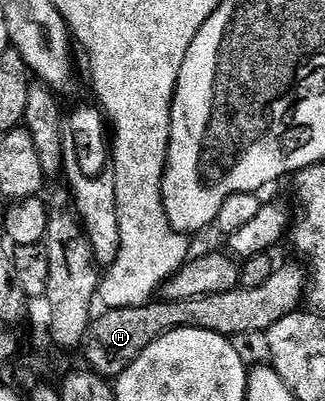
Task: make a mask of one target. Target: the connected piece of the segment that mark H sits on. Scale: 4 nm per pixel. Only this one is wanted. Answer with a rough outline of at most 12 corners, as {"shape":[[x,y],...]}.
{"shape":[[275,270],[260,286],[104,309],[81,352],[114,380],[171,330],[263,334],[296,313],[308,277]]}

